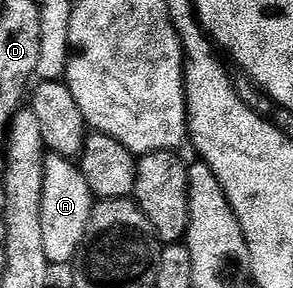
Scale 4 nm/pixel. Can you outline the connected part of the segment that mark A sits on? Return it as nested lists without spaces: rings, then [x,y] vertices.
[[[49,154],[45,160],[43,176],[43,252],[47,252],[50,264],[57,262],[72,263],[85,239],[87,224],[93,215],[95,199],[80,165],[76,161],[61,158],[58,154]]]

